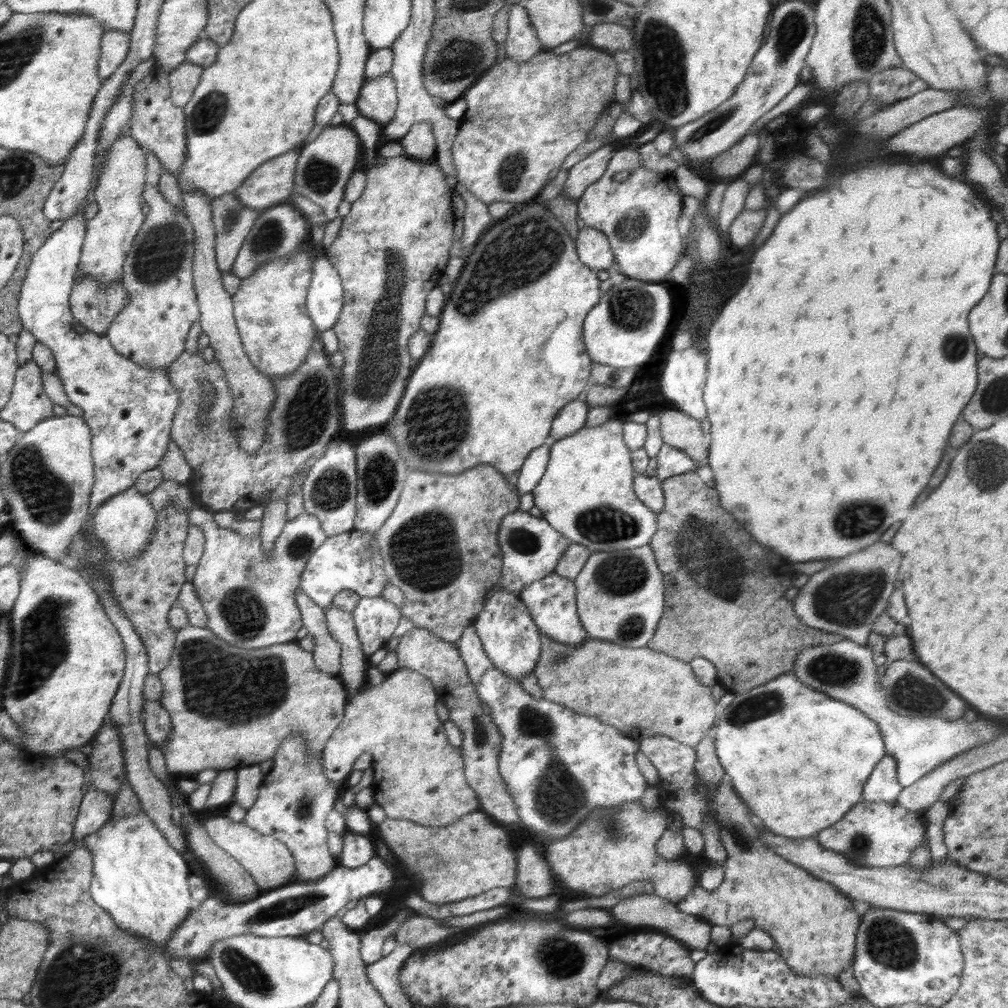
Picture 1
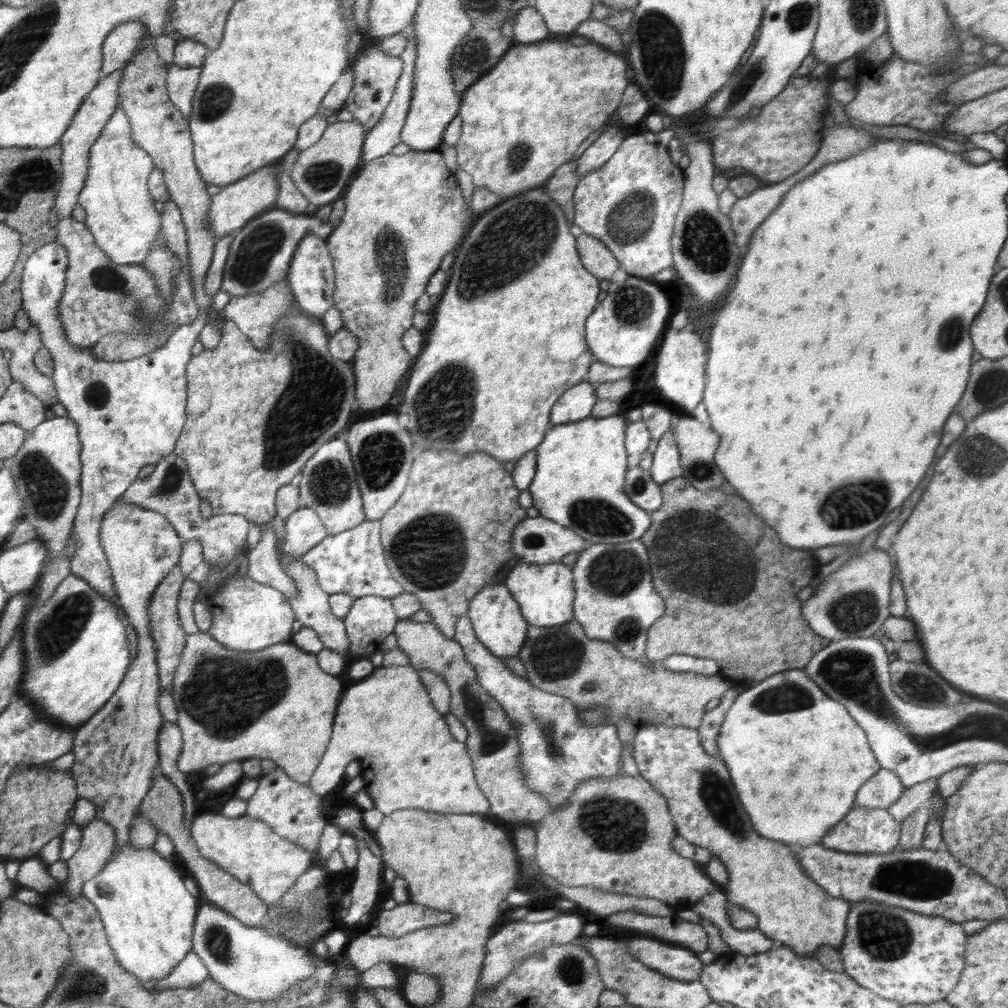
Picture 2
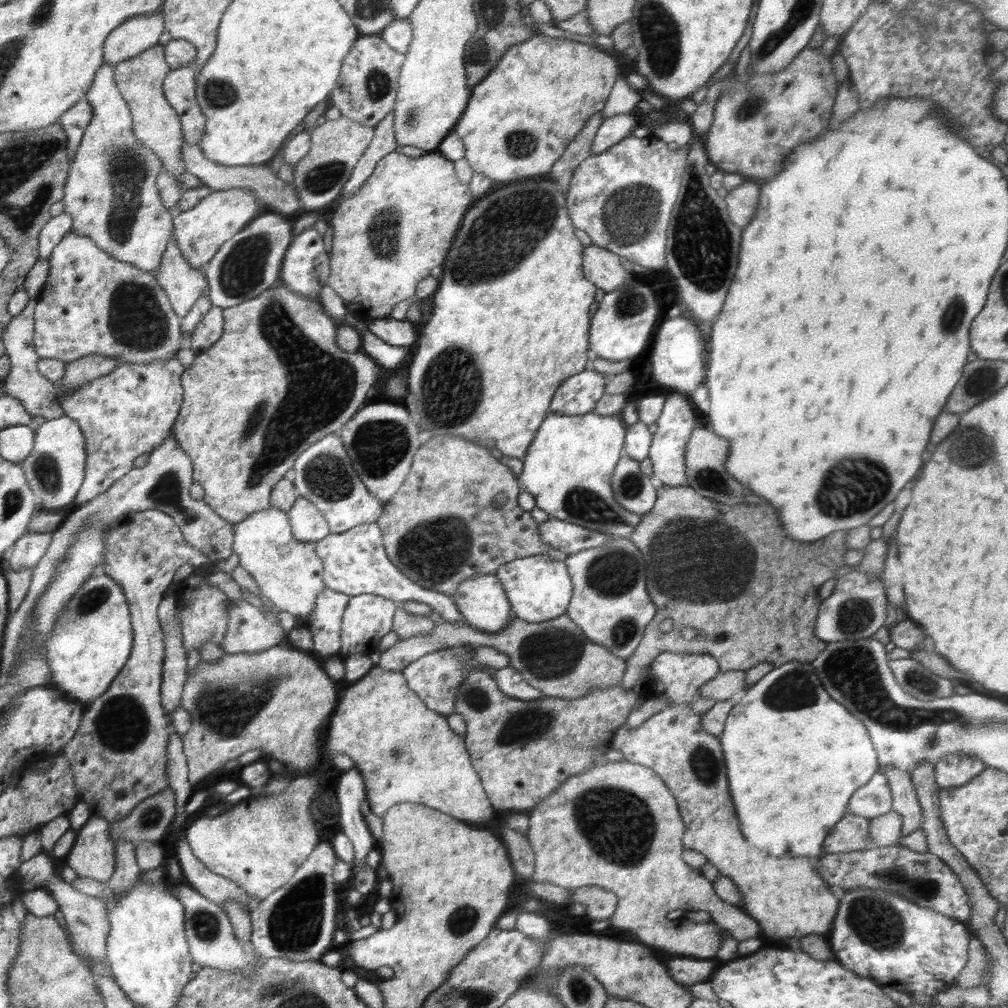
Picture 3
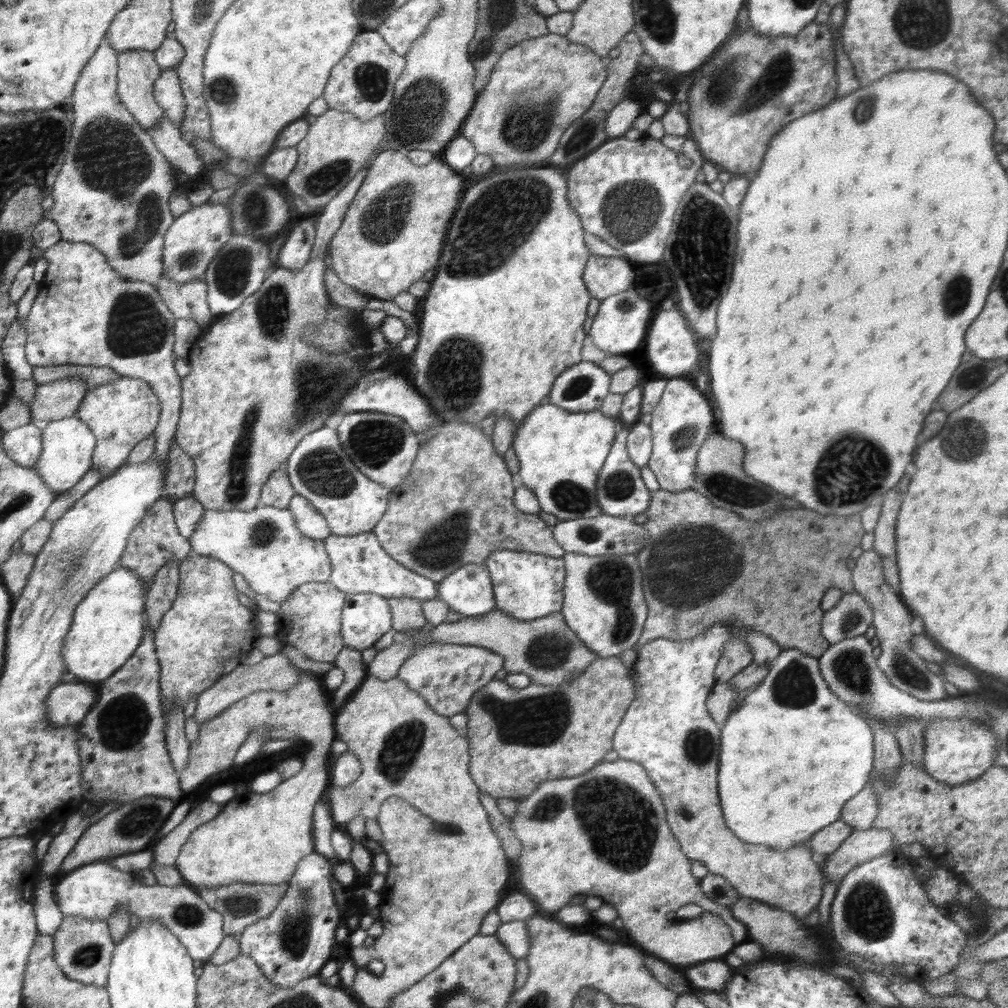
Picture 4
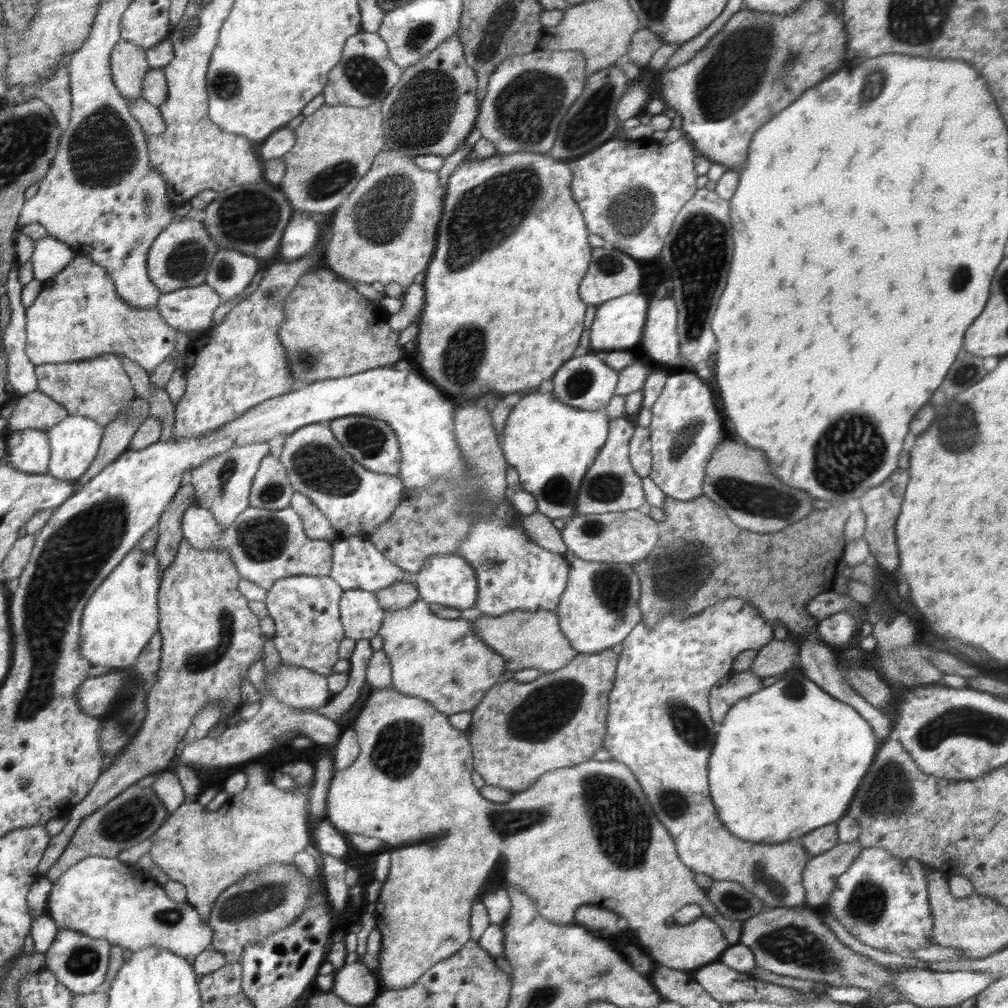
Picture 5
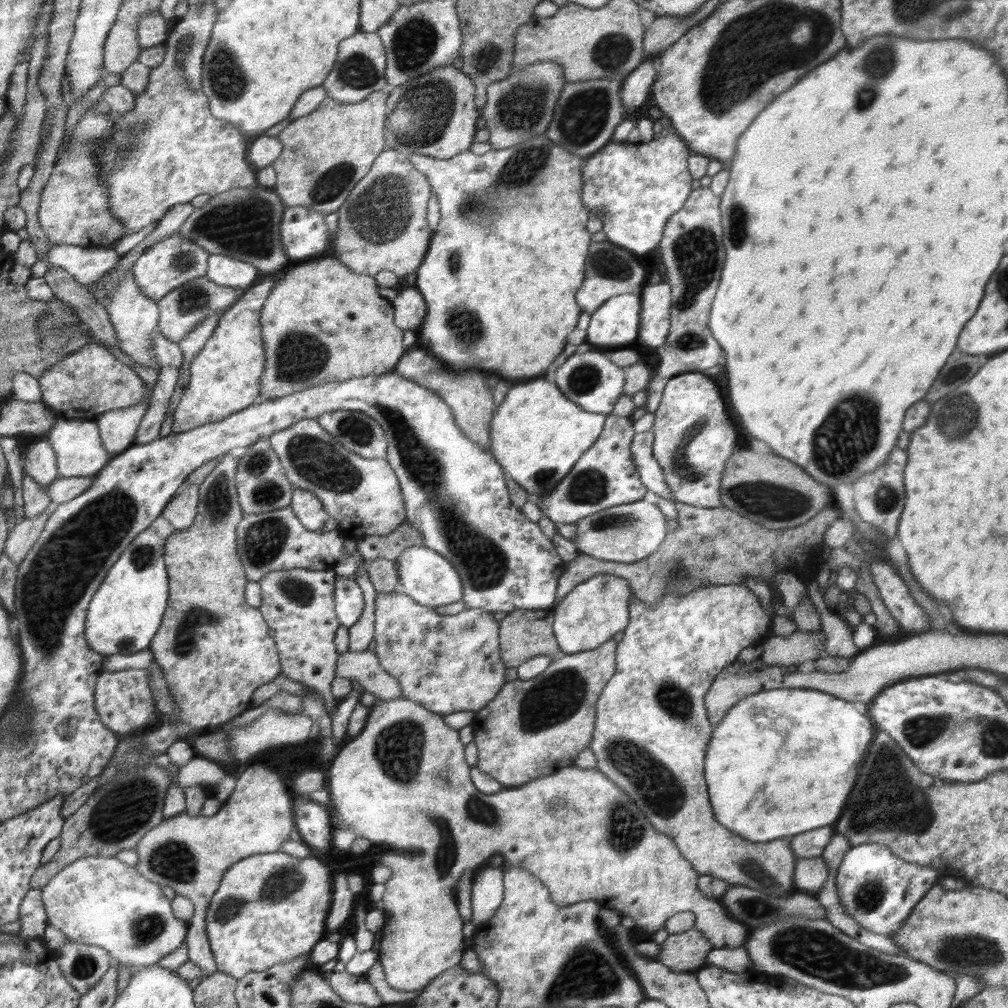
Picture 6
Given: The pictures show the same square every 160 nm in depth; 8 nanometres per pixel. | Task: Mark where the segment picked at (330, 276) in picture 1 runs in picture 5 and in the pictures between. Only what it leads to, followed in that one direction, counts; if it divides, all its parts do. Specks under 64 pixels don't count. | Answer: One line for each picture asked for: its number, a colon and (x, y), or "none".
2: (311, 275)
3: (305, 270)
4: (296, 252)
5: (300, 236)

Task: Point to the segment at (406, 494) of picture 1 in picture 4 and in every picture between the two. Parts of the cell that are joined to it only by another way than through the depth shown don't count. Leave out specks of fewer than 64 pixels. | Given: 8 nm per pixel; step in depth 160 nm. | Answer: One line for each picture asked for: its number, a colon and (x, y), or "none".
2: (449, 534)
3: (455, 485)
4: (455, 507)

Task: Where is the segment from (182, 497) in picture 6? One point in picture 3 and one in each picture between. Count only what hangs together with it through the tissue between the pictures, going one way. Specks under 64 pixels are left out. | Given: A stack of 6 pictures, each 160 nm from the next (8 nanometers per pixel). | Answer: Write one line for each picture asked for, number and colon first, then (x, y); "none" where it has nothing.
3: (290, 574)
4: (264, 545)
5: (267, 546)

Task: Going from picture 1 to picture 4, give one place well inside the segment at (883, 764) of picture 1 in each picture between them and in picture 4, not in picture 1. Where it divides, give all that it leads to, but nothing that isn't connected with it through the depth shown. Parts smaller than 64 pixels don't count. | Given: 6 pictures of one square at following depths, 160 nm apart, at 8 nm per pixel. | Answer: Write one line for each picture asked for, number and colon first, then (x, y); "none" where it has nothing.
2: (881, 791)
3: (874, 799)
4: (860, 812)

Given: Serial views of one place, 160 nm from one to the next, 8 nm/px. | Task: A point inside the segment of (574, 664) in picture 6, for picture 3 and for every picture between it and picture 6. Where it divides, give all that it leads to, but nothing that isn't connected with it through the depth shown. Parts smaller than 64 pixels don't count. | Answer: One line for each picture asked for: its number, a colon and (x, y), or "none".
3: (521, 750)
4: (518, 739)
5: (519, 731)

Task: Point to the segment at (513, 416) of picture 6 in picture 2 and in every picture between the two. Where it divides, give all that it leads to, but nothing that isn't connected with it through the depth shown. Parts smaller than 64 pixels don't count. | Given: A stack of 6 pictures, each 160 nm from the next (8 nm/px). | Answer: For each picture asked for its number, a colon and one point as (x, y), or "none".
2: (580, 468)
3: (568, 467)
4: (559, 452)
5: (551, 445)

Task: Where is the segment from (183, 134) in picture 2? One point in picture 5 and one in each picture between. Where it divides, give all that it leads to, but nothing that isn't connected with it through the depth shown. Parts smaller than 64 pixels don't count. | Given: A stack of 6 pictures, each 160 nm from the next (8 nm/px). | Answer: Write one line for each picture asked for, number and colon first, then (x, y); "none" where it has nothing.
3: (157, 125)
4: (138, 70)
5: (129, 62)

